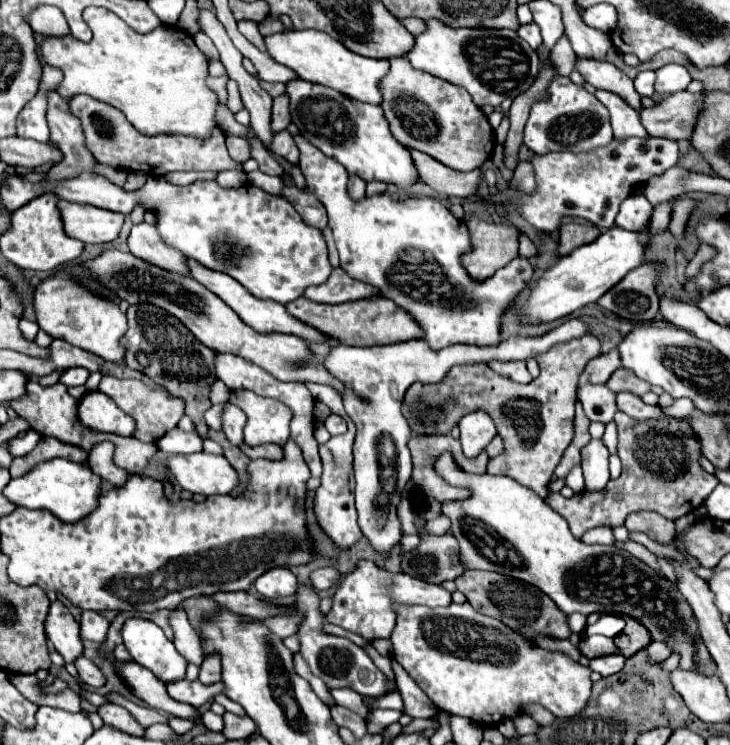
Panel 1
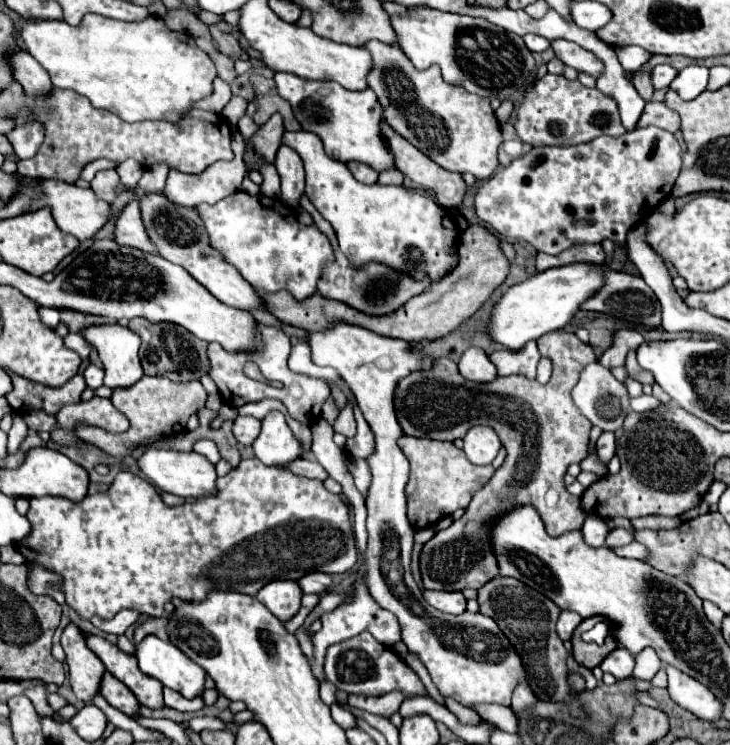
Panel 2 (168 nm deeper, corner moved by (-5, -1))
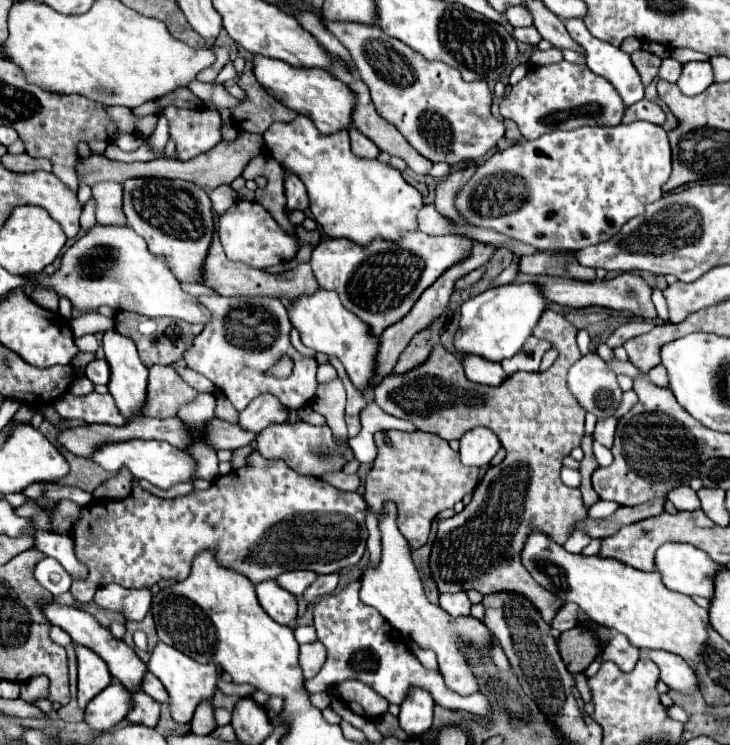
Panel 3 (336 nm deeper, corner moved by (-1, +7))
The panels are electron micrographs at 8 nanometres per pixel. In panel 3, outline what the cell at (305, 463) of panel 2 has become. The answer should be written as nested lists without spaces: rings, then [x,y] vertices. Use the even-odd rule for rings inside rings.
[[[327,473],[323,481],[331,483],[333,487],[341,491],[357,491],[359,489],[359,475],[347,475],[347,473]]]

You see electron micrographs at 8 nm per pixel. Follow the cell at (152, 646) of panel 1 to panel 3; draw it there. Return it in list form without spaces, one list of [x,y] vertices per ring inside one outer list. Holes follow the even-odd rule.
[[[157,643],[157,647],[151,651],[151,659],[149,659],[149,671],[161,679],[163,687],[169,693],[169,707],[171,707],[171,717],[177,725],[189,725],[193,719],[193,713],[197,709],[197,705],[201,705],[203,701],[211,701],[217,689],[217,669],[213,663],[197,663],[191,657],[179,653],[177,649],[165,645],[165,643]]]

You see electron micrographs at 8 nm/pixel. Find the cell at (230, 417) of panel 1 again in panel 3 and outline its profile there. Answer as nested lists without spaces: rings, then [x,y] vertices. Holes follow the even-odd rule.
[[[271,393],[255,397],[249,403],[249,407],[243,413],[239,413],[239,425],[253,433],[259,433],[273,423],[285,423],[287,419],[289,407],[281,405],[281,401],[277,401],[277,397],[273,397]]]

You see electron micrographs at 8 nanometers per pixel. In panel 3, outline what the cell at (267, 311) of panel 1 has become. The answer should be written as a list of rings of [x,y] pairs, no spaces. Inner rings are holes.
[[[137,177],[123,183],[123,213],[127,225],[139,233],[153,255],[165,257],[179,281],[201,281],[201,265],[213,237],[211,199],[205,189],[181,179]]]

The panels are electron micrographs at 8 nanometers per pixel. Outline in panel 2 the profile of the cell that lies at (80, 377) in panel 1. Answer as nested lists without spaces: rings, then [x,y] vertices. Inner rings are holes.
[[[89,365],[89,367],[85,369],[83,377],[85,377],[87,387],[91,387],[91,389],[97,389],[97,387],[101,387],[101,385],[103,385],[103,369],[101,369],[101,367]]]

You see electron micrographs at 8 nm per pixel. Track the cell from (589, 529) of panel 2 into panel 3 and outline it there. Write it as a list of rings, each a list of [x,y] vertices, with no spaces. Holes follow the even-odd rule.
[[[573,531],[571,533],[571,537],[567,539],[567,543],[565,543],[565,549],[569,551],[569,553],[581,553],[587,545],[589,545],[589,537],[583,533],[583,531]]]

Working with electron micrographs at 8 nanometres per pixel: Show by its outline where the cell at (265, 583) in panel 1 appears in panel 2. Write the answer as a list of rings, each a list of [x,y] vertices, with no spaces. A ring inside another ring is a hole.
[[[271,581],[269,585],[265,585],[257,595],[255,595],[277,619],[287,621],[291,619],[299,605],[301,605],[301,587],[297,585],[297,581]]]

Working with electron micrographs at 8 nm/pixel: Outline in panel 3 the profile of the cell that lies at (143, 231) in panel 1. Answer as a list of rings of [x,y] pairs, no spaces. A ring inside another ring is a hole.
[[[101,181],[91,187],[93,195],[91,199],[95,201],[95,213],[97,213],[97,223],[99,225],[123,225],[125,215],[123,215],[123,187],[119,183],[111,181]]]

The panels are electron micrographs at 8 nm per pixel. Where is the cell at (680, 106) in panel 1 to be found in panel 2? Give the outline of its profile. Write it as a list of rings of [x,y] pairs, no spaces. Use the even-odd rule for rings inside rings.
[[[649,101],[645,105],[645,111],[637,123],[639,127],[649,127],[649,125],[655,125],[655,127],[661,127],[669,133],[677,133],[681,123],[679,123],[679,113],[669,109],[663,101]]]

